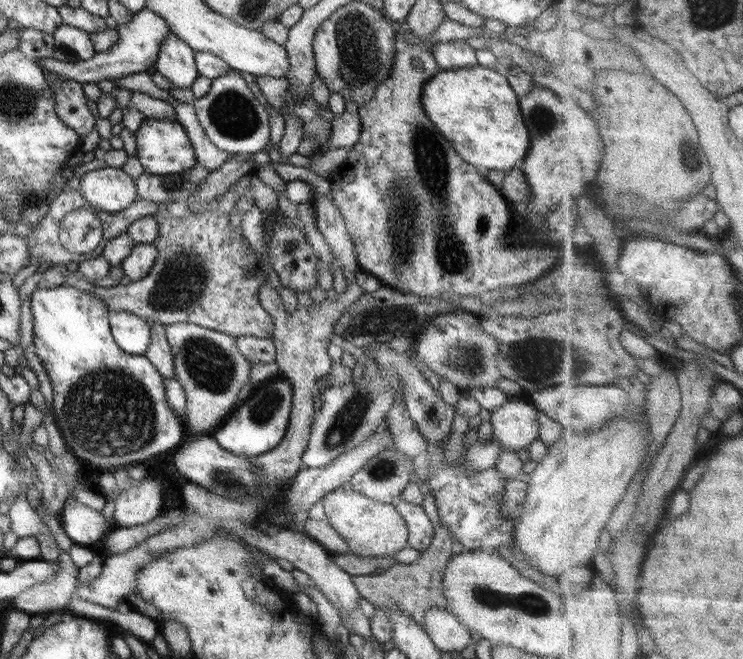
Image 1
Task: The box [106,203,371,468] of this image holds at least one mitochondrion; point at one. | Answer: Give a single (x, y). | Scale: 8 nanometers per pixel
(181, 284)

